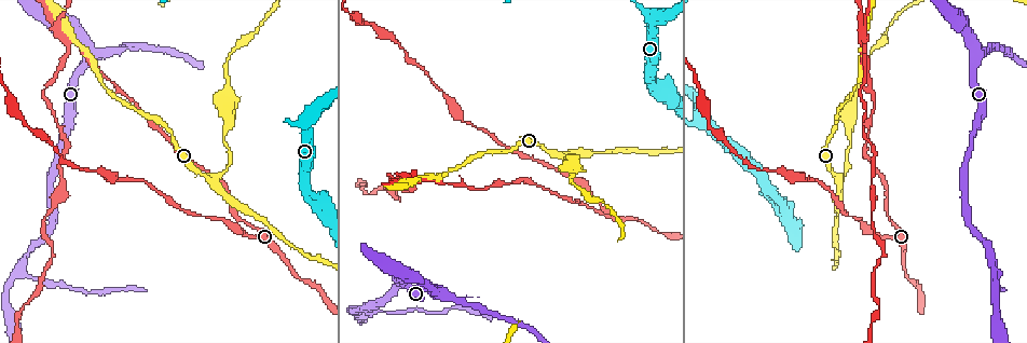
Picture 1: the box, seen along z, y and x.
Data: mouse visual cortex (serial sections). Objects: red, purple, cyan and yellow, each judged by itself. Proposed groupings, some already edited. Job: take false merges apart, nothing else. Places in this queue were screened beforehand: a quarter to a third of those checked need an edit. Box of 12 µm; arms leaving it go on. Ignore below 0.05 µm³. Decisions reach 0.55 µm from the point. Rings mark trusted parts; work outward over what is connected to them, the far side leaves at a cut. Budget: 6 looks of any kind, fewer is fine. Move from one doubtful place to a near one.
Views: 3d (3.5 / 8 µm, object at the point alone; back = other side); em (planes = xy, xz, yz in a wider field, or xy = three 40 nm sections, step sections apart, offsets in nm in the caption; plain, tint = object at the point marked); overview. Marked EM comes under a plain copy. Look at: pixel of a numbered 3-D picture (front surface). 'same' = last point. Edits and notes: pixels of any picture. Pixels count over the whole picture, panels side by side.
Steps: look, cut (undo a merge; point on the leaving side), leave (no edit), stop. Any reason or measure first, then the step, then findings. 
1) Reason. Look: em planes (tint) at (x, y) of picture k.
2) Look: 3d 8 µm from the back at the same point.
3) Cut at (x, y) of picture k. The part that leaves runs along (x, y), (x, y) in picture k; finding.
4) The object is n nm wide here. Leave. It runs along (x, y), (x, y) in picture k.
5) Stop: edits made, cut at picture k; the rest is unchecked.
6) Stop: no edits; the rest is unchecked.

Abrupt turn. Look: 3d 3.5 µm at (558, 155) of picture 1.

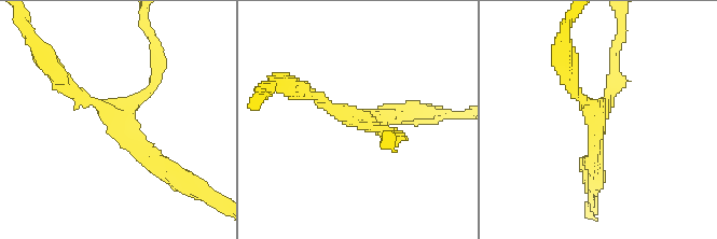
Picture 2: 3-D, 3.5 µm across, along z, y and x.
3 arms meet here; the arms are 150, 150, 250 nm wide. Look: em planes (tint) at (115, 117) of picture 2.

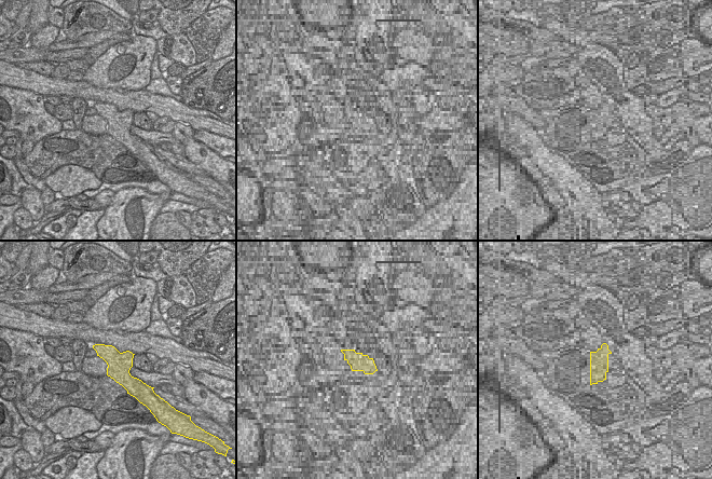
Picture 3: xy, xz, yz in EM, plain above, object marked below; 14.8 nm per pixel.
Look: em xy step 2 (tint) at the same point.

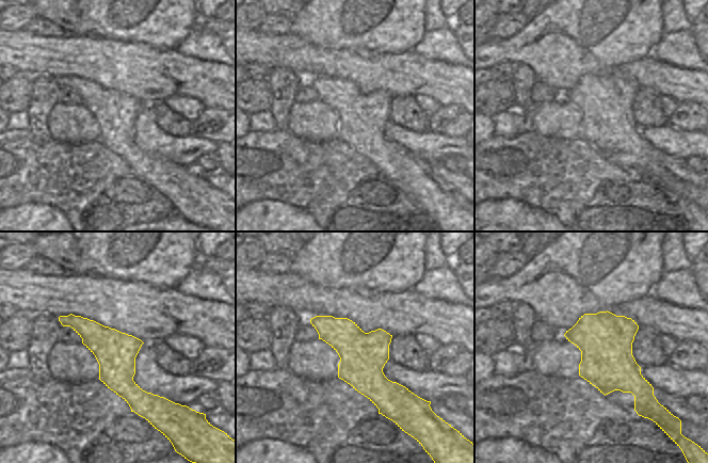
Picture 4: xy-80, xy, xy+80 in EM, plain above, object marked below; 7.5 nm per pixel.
Leave. It runs along (303, 90), (396, 137) in picture 2; continuous, no second cell.

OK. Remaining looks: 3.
Sharp bend. Look: 3d 8 µm at (23, 270) of picture 1.

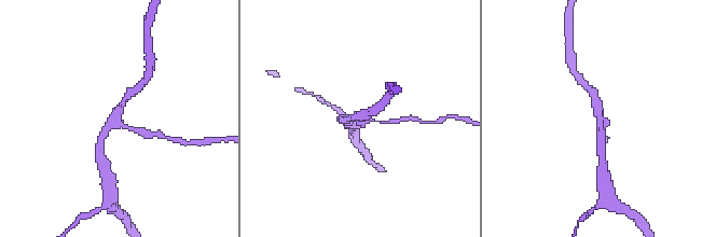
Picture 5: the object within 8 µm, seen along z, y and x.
Look: 3d 3.5 µm at (359, 117) of picture 5.

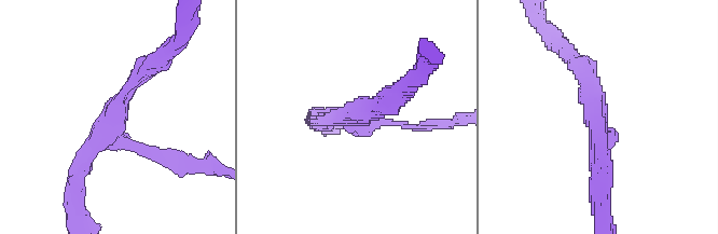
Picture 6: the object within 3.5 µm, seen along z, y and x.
3 arms meet here; the arms are 100, 250, 250 nm wide. Look: em planes (tint) at (353, 114) of picture 6.

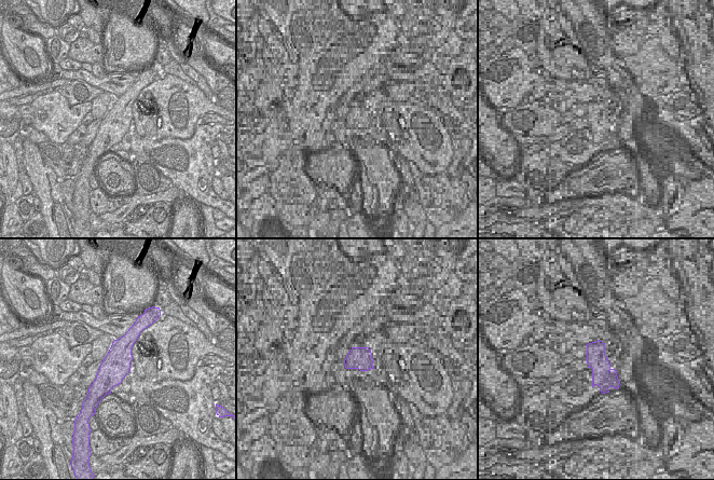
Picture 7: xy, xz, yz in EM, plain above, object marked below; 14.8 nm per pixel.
Cut at (156, 151) of picture 6. Two cells meet here.

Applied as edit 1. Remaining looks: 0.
Stop: edits made, cut at picture 6; the rest is unchecked.

